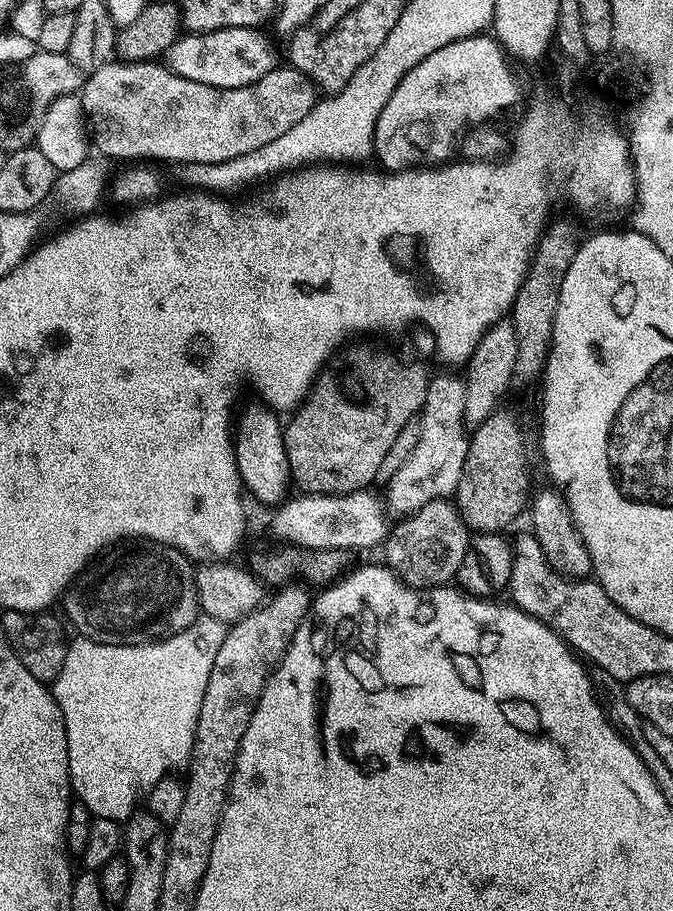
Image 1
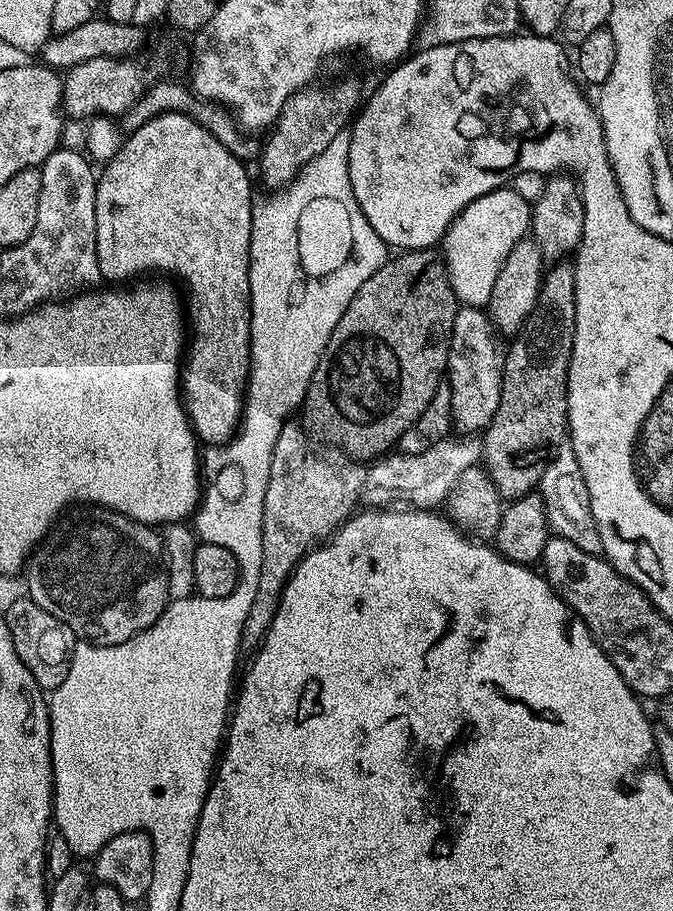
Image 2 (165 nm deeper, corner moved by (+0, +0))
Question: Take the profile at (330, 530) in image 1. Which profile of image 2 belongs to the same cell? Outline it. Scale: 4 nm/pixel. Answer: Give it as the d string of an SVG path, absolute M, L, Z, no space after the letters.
M442 439L430 446L430 450L422 450L422 454L406 454L396 450L377 459L369 467L361 494L363 503L370 508L411 506L425 510L439 509L447 501L454 482L458 482L463 472L477 467L482 460L479 439L452 439Z

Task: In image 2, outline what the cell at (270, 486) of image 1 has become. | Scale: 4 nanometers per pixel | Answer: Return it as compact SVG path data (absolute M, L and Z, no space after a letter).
M164 112L127 133L119 154L103 167L96 181L96 253L101 277L105 281L128 280L139 272L173 272L188 291L186 320L191 336L182 364L182 399L197 441L208 446L227 444L239 432L252 361L250 234L254 199L244 164L191 114Z

